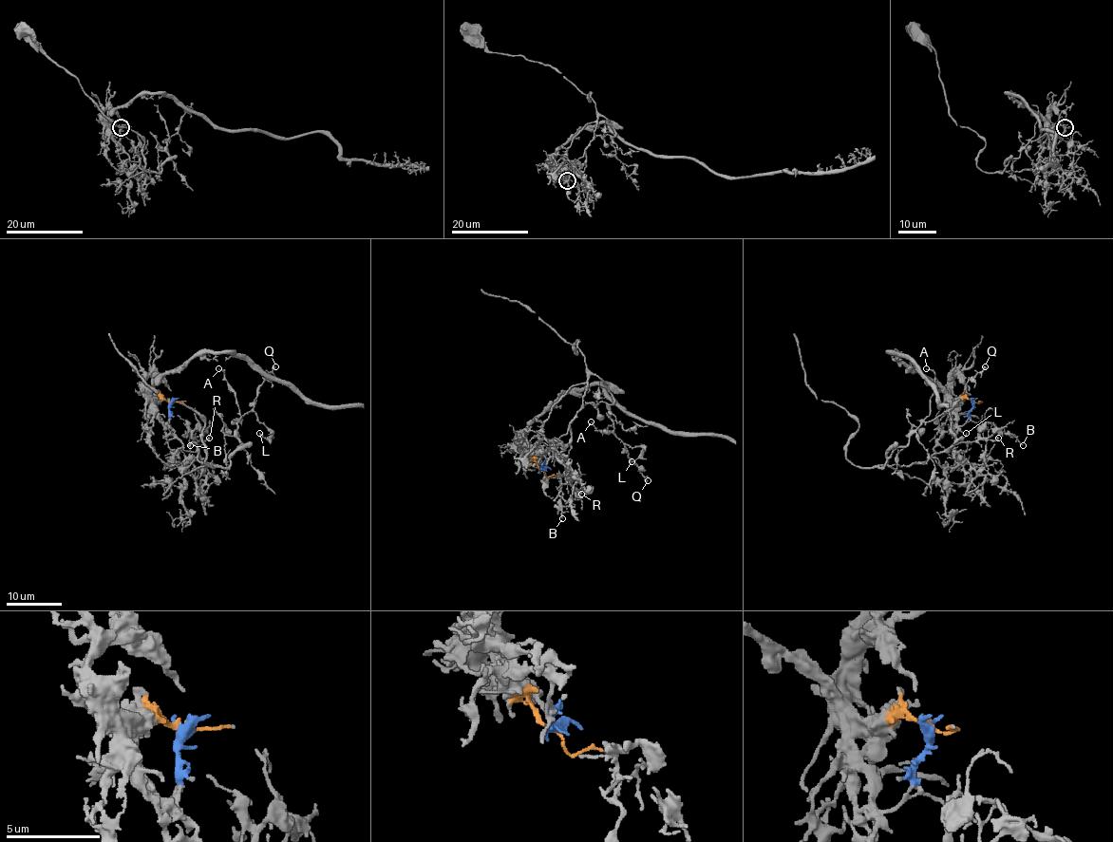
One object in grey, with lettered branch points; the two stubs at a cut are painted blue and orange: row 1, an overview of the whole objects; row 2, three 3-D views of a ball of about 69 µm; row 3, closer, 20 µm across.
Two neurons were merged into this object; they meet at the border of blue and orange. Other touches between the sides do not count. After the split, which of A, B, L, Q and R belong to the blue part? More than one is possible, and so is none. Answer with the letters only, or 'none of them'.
A, B, L, Q, R

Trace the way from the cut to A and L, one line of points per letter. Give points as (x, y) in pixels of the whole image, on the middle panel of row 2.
A: (543, 469), (542, 457), (572, 436), (591, 375), (609, 390), (613, 423), (596, 430), (591, 421)
L: (543, 469), (542, 457), (570, 439), (591, 375), (612, 394), (613, 432), (629, 445), (642, 448), (631, 462)

